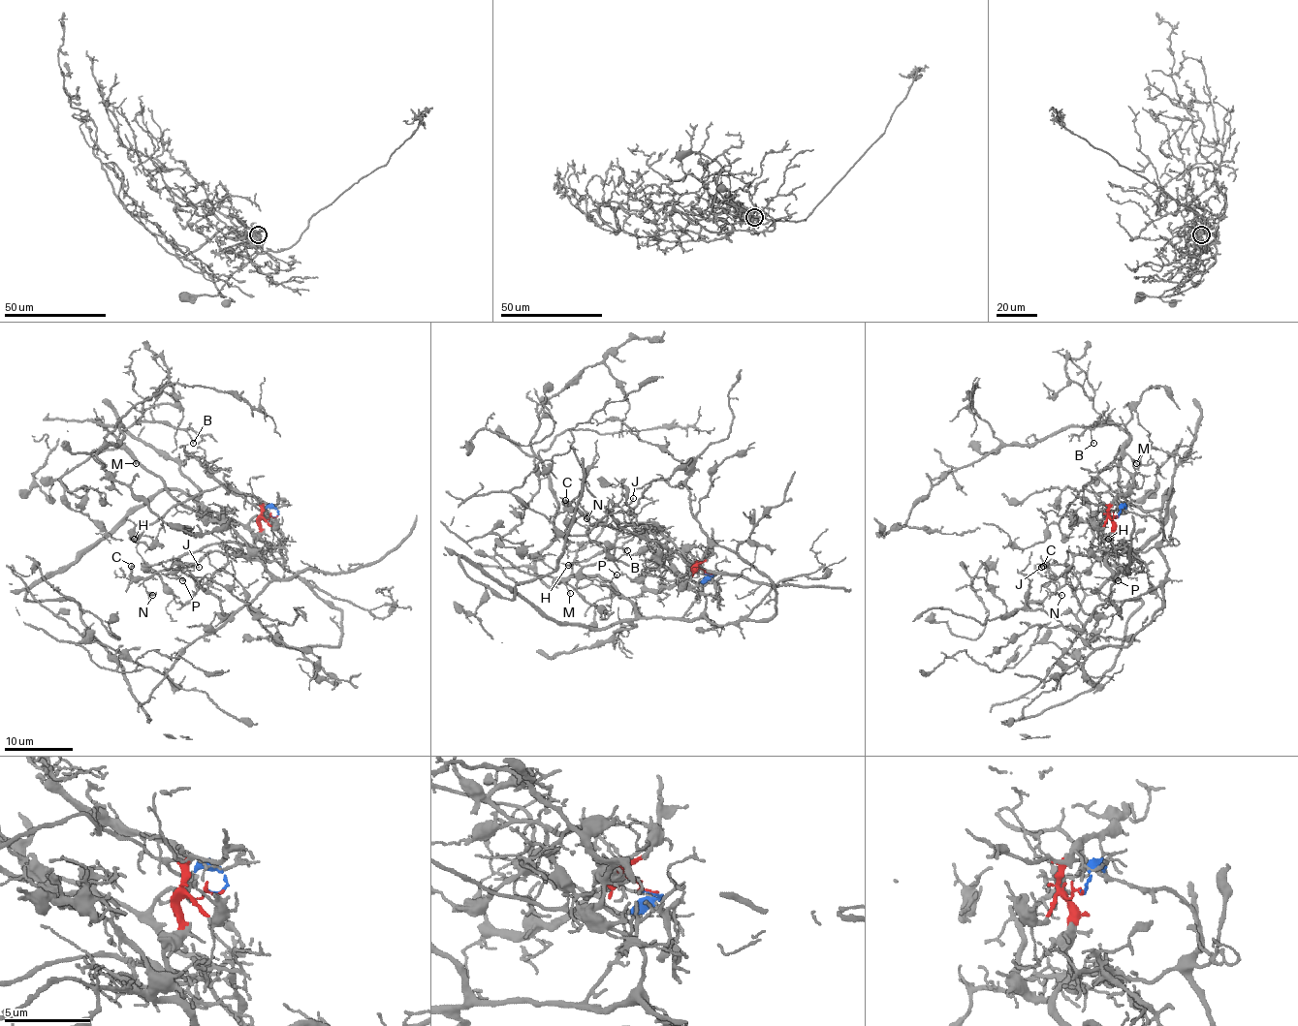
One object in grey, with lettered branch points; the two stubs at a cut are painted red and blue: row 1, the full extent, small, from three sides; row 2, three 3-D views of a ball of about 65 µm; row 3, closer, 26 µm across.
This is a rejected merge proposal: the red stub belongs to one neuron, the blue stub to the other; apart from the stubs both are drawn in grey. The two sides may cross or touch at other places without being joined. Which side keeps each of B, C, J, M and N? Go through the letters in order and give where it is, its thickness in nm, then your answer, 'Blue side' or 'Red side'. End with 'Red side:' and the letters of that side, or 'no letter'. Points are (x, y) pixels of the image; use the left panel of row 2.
B: Place: (193, 443). Thickness 110 nm. Blue side
C: Place: (131, 566). Thickness 110 nm. Red side
J: Place: (199, 567). Thickness 80 nm. Red side
M: Place: (136, 463). Thickness 140 nm. Blue side
N: Place: (152, 595). Thickness 110 nm. Red side
Red side: C, J, N

